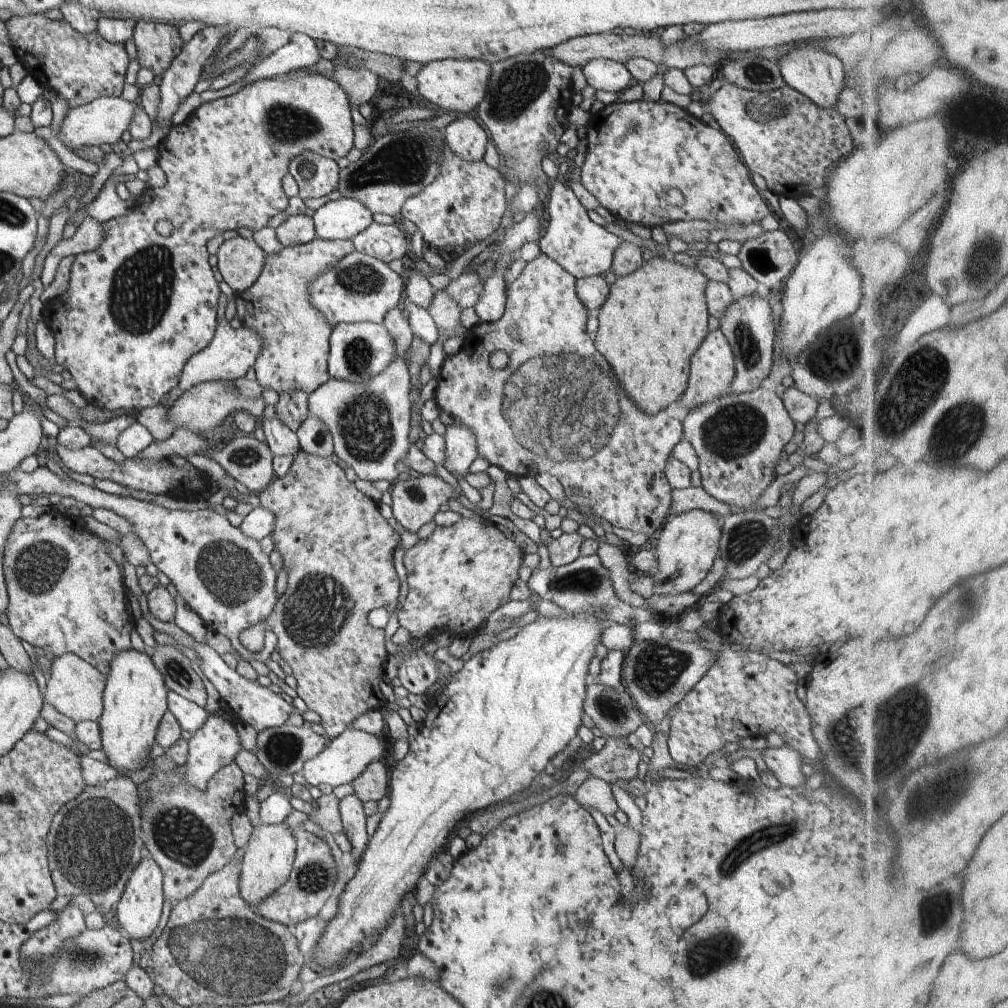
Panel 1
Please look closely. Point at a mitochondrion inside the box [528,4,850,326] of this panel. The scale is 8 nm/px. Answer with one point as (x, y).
(764, 110)

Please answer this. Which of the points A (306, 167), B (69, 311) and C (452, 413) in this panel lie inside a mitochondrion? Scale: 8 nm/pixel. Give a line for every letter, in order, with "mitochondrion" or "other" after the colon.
A: mitochondrion
B: other
C: other

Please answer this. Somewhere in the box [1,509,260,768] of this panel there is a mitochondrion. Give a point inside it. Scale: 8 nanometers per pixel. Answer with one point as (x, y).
(38, 568)

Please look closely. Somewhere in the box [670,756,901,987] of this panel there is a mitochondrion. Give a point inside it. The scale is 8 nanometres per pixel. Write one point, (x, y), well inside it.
(726, 948)

